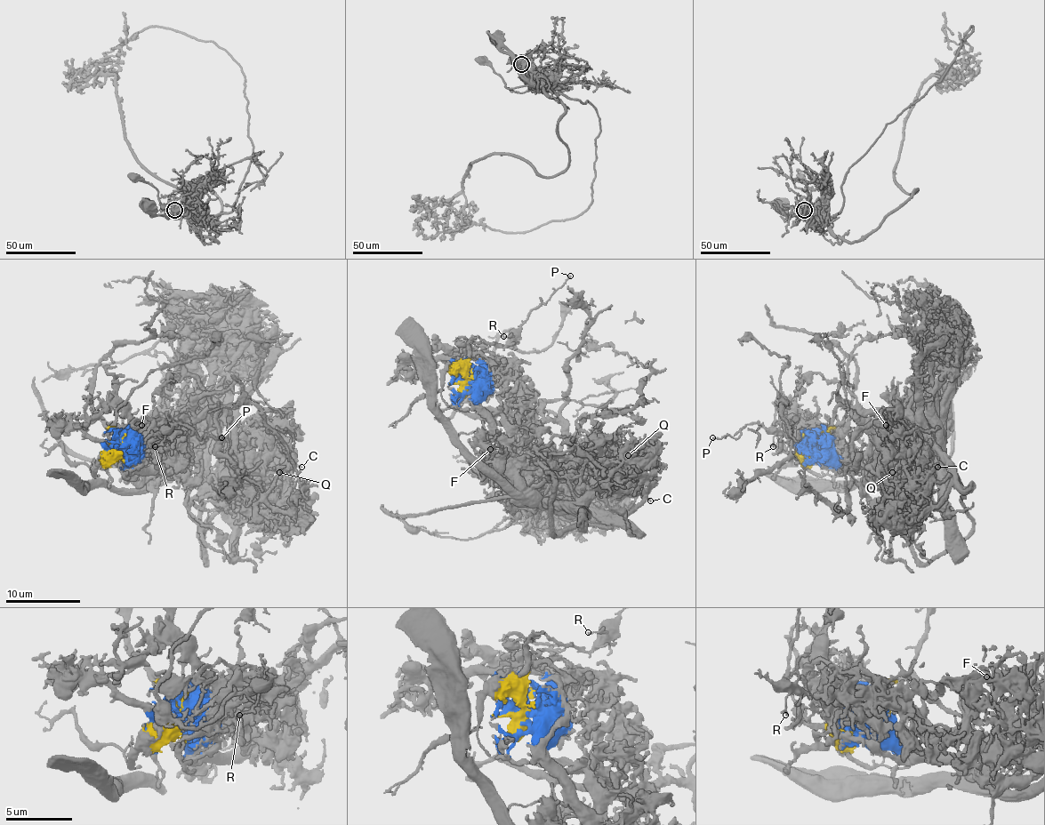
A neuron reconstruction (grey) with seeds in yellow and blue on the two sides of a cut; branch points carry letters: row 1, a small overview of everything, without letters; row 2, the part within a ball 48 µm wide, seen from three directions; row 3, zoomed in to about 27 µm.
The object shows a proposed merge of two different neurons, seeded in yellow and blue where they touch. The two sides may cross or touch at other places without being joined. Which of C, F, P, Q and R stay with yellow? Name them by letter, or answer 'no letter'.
P, R

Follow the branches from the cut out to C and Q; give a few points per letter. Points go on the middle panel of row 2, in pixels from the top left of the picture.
C: (466, 383), (518, 458), (573, 456), (628, 492), (641, 492), (650, 500)
Q: (466, 383), (518, 458), (602, 456), (612, 463), (628, 465), (624, 467), (628, 456)

